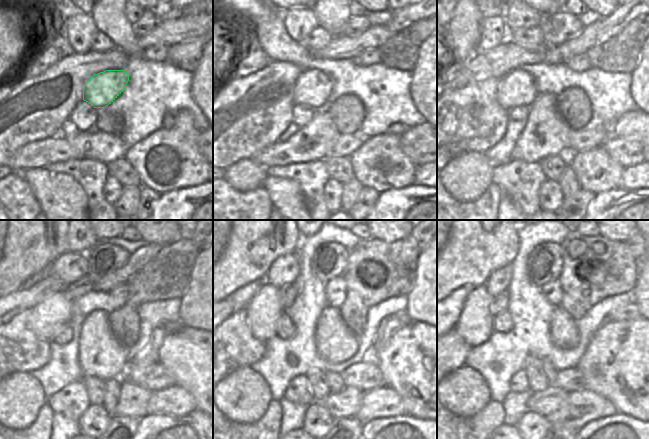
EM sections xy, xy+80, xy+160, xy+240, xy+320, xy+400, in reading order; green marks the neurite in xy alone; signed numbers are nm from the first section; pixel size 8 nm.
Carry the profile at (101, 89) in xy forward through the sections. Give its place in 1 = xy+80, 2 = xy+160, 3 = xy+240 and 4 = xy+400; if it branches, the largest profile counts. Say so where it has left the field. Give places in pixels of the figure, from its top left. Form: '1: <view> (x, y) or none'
1: xy+80 (313, 87)
2: xy+160 (517, 87)
3: xy+240 (53, 312)
4: xy+400 (475, 325)

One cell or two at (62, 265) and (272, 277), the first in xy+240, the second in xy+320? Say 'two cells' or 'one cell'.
one cell

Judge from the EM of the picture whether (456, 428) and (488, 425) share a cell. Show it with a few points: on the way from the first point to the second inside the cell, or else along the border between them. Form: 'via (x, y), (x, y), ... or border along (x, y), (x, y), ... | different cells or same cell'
via (464, 428), (478, 428), (480, 426) | same cell

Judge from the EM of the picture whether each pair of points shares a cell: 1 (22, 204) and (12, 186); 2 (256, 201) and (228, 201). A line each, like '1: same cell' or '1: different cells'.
1: same cell
2: same cell

